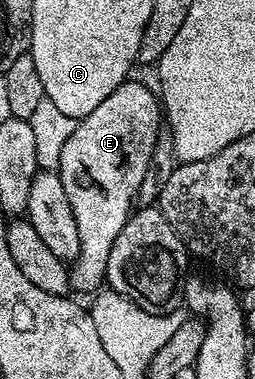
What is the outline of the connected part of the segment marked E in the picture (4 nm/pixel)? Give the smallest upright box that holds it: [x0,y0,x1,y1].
[56,78,164,293]

